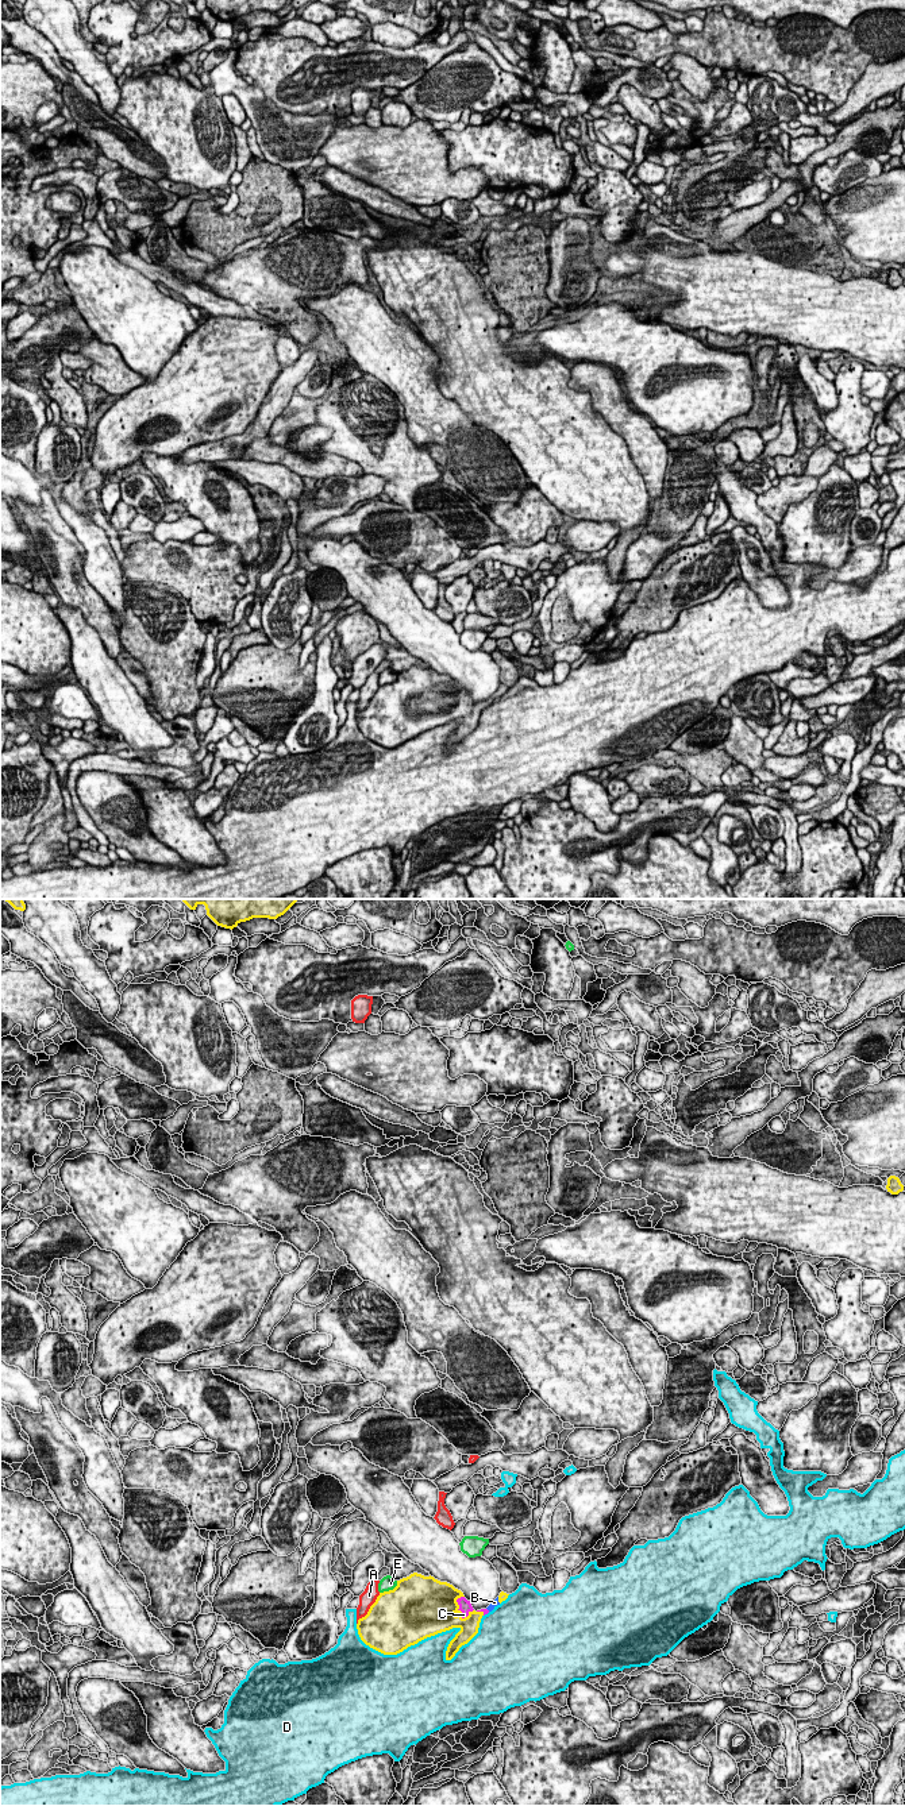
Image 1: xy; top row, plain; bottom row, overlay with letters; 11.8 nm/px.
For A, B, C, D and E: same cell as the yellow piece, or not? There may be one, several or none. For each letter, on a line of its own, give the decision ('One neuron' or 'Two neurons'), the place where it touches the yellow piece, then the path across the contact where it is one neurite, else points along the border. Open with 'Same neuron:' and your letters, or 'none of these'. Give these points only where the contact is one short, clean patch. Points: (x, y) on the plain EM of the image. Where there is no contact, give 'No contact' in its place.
Same neuron: B, C
A: Two neurons. Touches yellow at xy (369, 702)
B: One neuron. Touches yellow at xy (499, 693)
C: One neuron. Touches yellow at xy (458, 699)
D: Two neurons. Touches yellow at xy (442, 724)
E: Two neurons. Touches yellow at xy (389, 683)

